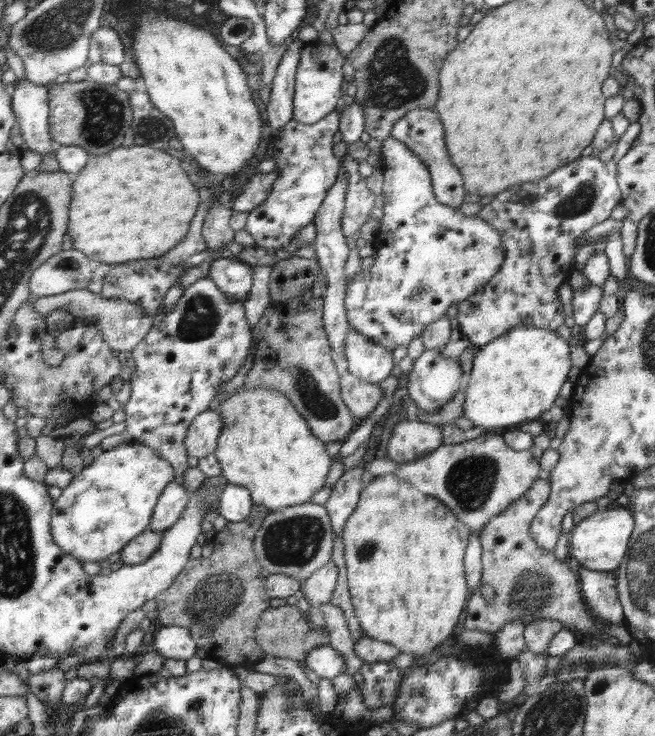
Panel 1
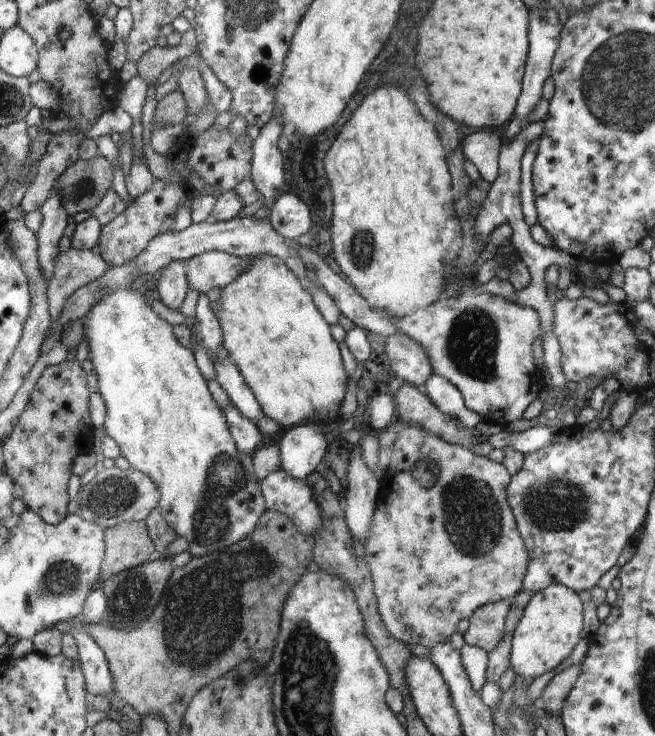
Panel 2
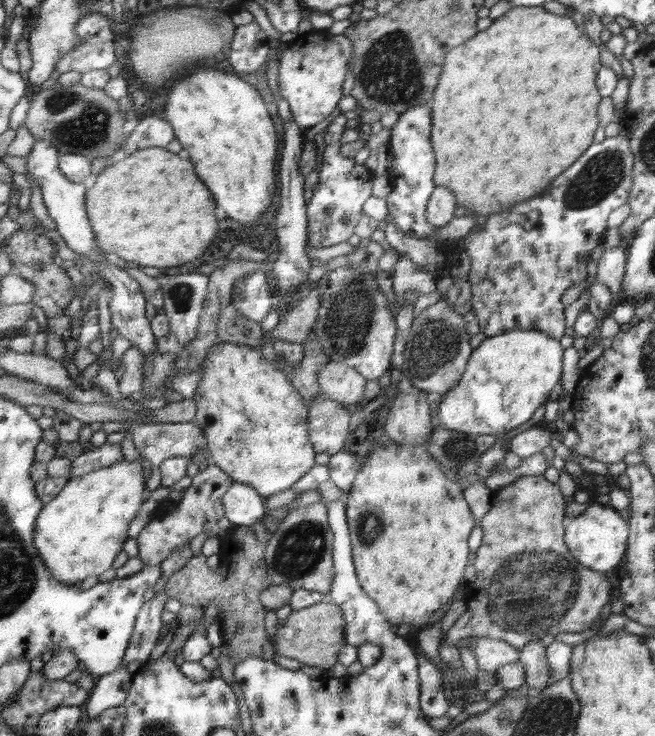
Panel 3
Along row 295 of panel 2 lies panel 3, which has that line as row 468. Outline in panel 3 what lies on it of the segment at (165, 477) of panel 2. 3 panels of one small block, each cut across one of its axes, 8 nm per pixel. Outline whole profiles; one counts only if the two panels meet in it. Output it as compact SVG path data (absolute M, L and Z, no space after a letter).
M118 460L114 464L102 467L92 472L69 480L60 494L42 509L38 524L36 525L36 546L52 572L52 576L58 582L80 585L88 576L98 576L106 572L116 554L122 550L122 544L126 542L126 530L132 522L138 506L142 504L142 492L144 492L144 480L142 480L142 468L138 460L129 462Z

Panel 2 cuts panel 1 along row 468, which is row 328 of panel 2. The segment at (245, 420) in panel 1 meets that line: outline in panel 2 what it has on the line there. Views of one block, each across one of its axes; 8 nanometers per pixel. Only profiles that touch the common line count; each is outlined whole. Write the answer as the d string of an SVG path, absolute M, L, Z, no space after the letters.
M263 254L234 282L221 290L217 319L223 332L221 346L232 356L249 387L268 416L282 428L296 427L302 420L334 427L340 402L344 400L348 376L342 366L340 350L330 336L330 326L315 304L312 294L280 257Z

